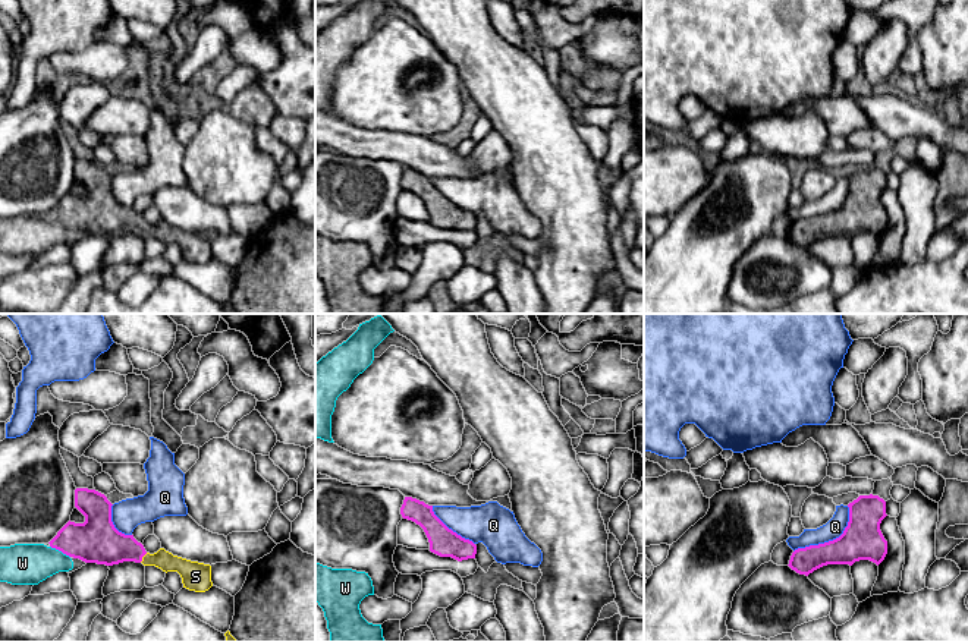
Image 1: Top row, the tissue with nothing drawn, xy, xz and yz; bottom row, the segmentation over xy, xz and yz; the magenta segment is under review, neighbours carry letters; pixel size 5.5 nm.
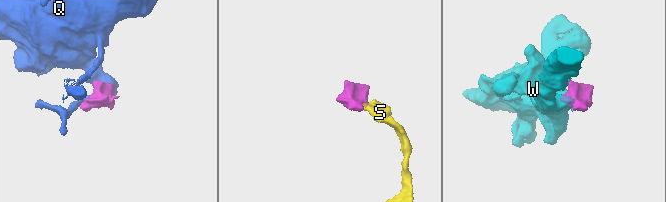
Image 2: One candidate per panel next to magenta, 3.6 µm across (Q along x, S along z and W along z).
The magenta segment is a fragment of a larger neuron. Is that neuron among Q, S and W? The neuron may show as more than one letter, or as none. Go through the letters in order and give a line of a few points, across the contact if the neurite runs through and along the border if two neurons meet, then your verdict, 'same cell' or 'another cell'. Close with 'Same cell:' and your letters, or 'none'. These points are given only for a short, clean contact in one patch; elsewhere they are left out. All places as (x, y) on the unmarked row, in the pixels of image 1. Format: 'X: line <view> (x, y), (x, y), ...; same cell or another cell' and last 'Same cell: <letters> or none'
Q: another cell
S: line xy (100, 214), (125, 219), (142, 227), (164, 232); same cell
W: same cell
Same cell: S, W

